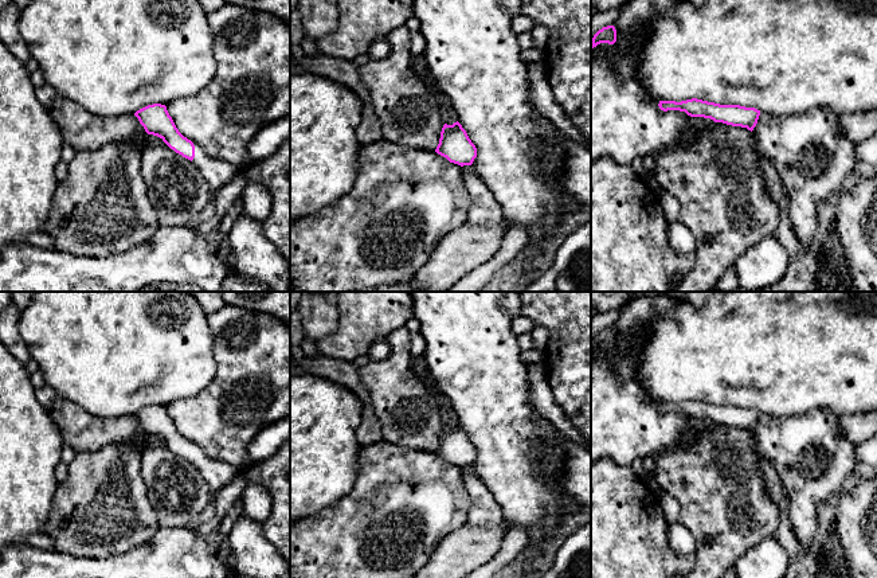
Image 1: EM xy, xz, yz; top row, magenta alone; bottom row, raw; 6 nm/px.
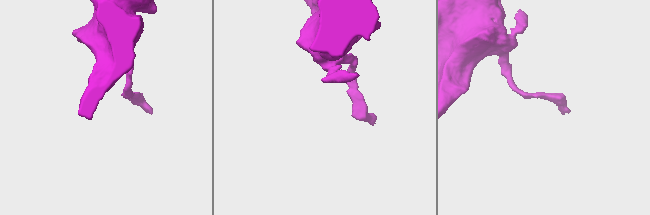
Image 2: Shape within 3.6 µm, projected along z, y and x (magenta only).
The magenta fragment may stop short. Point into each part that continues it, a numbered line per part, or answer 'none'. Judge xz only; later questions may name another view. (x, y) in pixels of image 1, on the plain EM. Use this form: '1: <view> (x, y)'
none

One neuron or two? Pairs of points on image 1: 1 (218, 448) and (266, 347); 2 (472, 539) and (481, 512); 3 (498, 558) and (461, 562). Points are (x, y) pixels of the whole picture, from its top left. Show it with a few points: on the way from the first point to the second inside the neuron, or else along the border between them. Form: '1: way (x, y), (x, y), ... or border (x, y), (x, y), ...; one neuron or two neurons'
1: way (222, 422), (263, 377), (263, 373); one neuron
2: border (504, 520), (496, 524), (468, 523); two neurons
3: border (506, 531), (498, 551), (484, 563); two neurons

